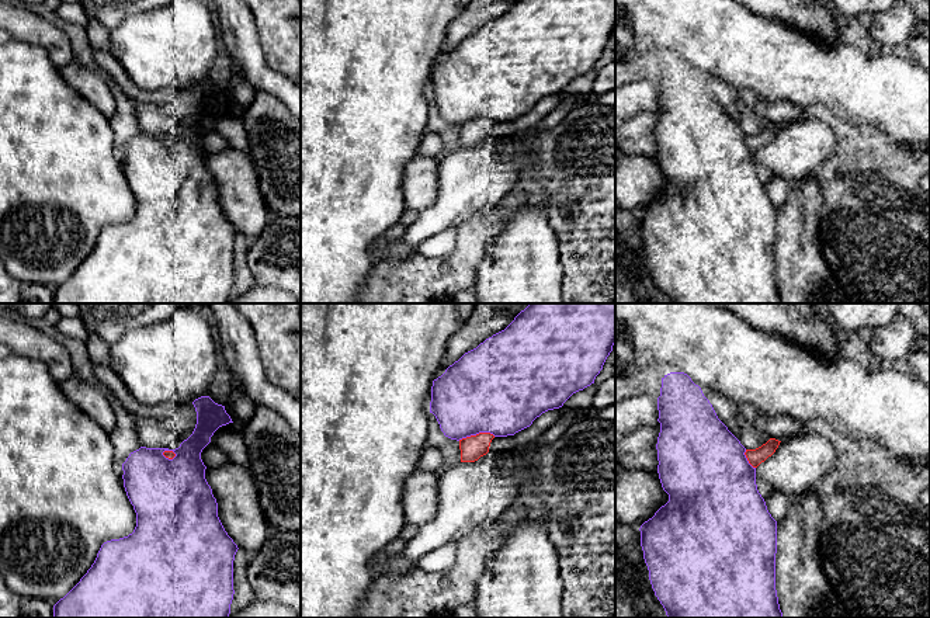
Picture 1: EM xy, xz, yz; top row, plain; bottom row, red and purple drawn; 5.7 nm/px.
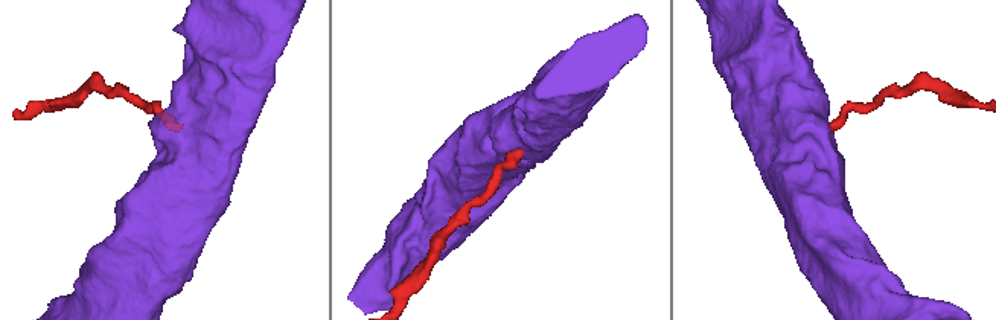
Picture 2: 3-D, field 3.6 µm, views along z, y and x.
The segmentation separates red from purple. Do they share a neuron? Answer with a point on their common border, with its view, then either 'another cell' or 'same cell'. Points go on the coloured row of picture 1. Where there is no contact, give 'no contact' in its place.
xz (476, 434) | another cell

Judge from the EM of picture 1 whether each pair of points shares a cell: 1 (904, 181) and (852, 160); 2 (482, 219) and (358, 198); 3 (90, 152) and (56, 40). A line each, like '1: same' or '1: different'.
1: same
2: different
3: different

